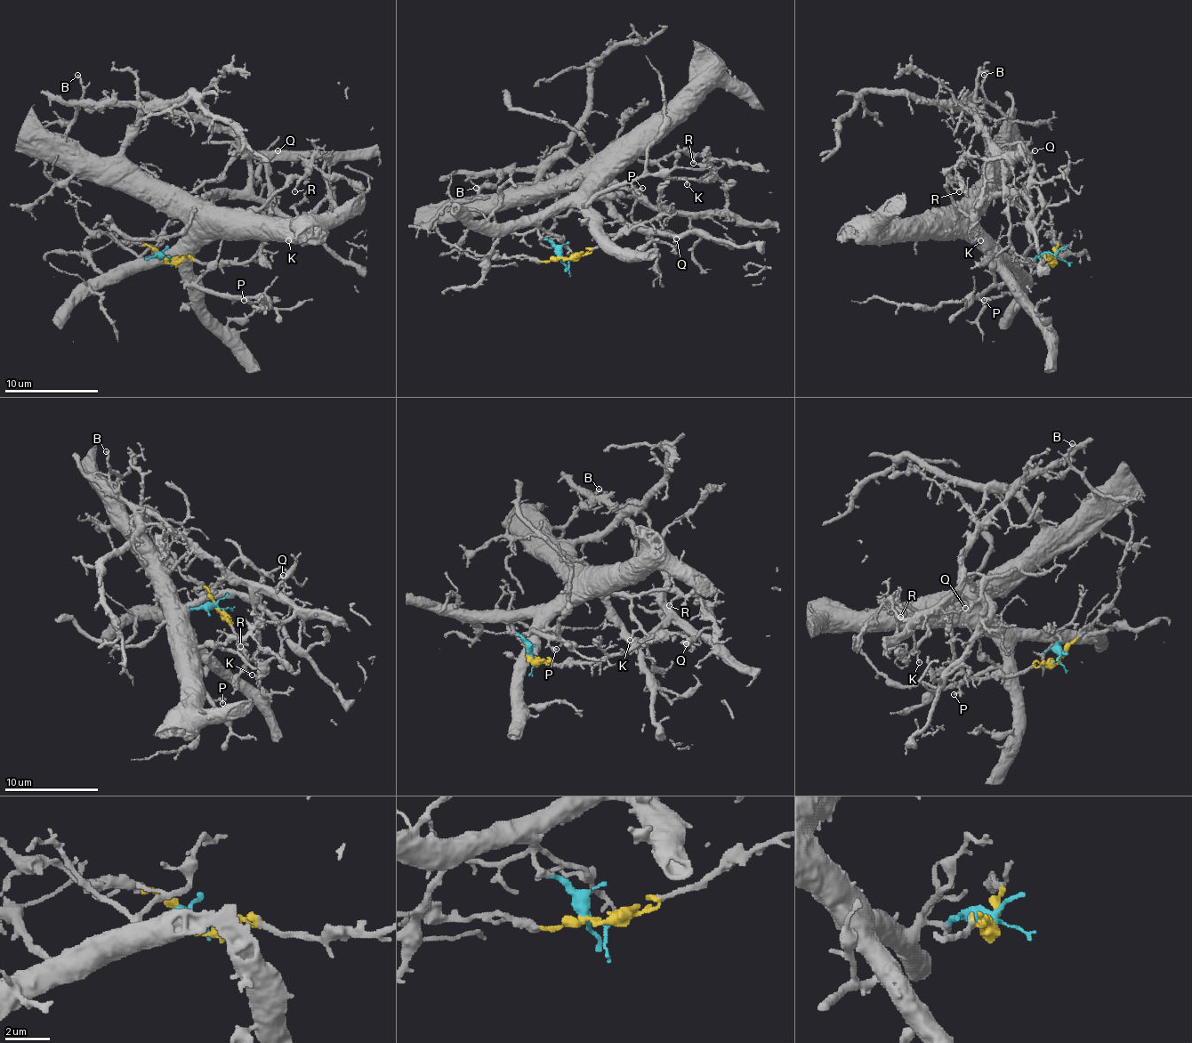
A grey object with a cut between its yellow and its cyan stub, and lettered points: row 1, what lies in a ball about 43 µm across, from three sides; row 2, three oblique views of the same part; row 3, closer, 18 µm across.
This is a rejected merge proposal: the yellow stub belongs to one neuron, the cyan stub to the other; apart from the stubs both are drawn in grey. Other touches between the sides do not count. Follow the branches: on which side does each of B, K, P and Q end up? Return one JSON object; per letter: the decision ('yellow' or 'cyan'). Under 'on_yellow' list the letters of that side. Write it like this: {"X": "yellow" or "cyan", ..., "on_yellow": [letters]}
{"B": "cyan", "K": "cyan", "P": "cyan", "Q": "yellow", "on_yellow": ["Q"]}

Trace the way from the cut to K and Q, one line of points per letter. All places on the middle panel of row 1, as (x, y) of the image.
K: (565, 259), (539, 233), (539, 222), (567, 207), (583, 205), (633, 160), (652, 162), (685, 179), (688, 183)
Q: (565, 259), (583, 256), (596, 247), (609, 245), (666, 214), (666, 207), (690, 222), (690, 228), (676, 238)

